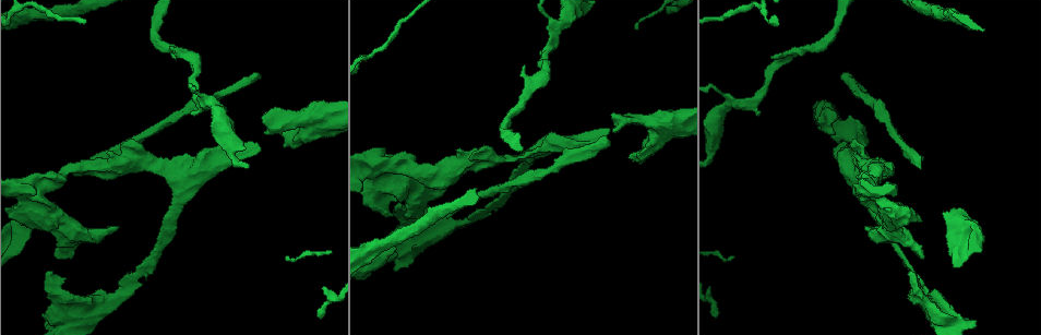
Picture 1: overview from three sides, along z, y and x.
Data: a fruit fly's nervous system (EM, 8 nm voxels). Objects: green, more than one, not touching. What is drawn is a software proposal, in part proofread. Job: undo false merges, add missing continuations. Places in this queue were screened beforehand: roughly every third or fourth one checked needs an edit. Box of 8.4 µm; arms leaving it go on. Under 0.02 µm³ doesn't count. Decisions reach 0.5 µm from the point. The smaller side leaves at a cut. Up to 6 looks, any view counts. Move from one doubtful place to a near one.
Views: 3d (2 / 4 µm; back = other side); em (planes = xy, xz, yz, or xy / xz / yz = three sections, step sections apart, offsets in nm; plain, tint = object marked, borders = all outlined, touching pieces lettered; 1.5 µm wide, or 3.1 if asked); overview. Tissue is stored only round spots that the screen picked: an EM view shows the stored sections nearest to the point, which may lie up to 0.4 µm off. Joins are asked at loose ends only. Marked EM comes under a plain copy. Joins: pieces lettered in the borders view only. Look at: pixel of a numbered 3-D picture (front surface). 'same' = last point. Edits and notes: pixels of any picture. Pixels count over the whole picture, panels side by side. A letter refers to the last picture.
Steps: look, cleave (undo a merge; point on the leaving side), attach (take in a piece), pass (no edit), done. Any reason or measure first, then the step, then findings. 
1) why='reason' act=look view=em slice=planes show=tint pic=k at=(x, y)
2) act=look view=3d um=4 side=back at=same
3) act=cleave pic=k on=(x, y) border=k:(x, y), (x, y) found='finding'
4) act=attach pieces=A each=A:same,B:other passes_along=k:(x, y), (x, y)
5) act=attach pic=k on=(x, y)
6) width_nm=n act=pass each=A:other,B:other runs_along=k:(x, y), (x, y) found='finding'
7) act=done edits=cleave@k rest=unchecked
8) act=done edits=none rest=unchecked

why='thick turns thin' act=look view=3d um=4 pic=1 at=(122, 295)

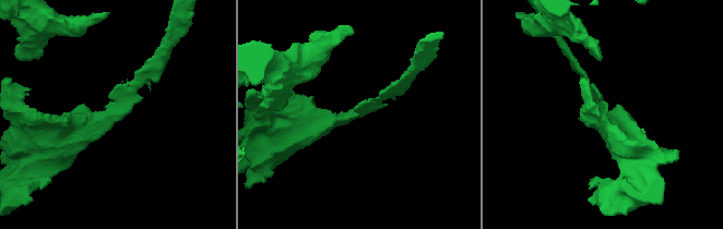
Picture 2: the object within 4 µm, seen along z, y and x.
why='need the tissue' act=look view=em slice=planes show=borders pic=2 at=(113, 115)

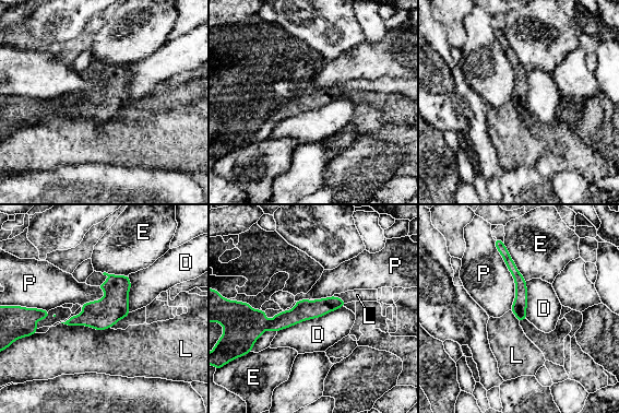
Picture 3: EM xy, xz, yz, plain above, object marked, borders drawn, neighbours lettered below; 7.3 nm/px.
act=pass each=D:other,E:other,L:other,P:other runs_along=3:(341, 303), (278, 322), (248, 315) found='one neuron here'

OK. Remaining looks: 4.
why='calibre changes' act=look view=3d um=2 pic=1 at=(70, 230)

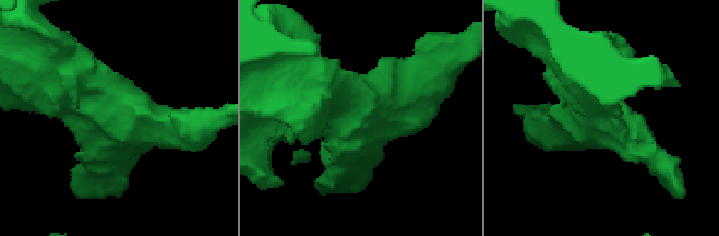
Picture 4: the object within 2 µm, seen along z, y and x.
act=look view=em slice=xy step=8 show=tint pic=4 at=(362, 105)

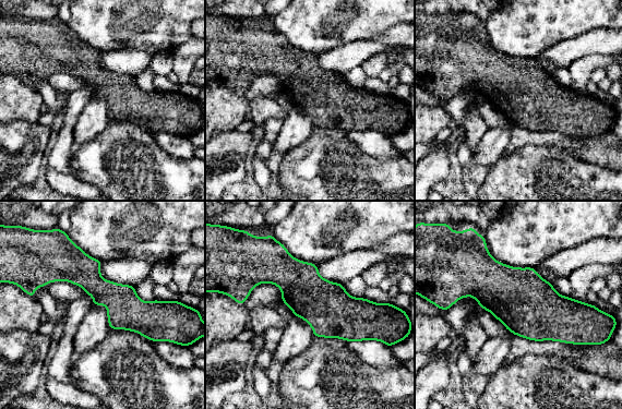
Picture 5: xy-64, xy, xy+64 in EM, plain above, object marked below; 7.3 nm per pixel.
why='cut it another way' act=look view=em slice=planes show=borders at=same

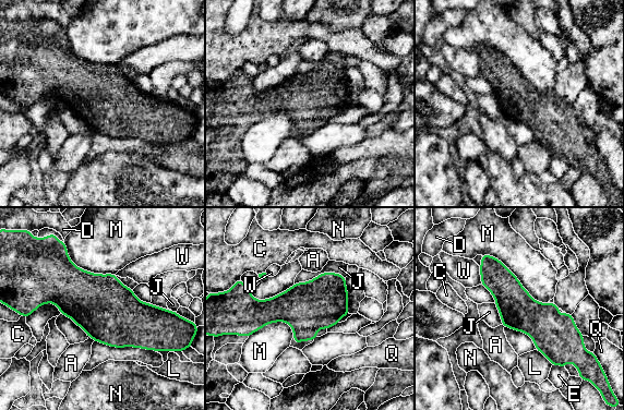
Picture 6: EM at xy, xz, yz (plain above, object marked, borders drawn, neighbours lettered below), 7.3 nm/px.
width_nm=280 act=pass each=A:other,C:other,D:other,E:other,J:other,L:other,M:other,N:other,Q:other,W:other border=6:(481, 254), (549, 302) found='all the same neuron'

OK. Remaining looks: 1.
act=done edits=none rest=unchecked

